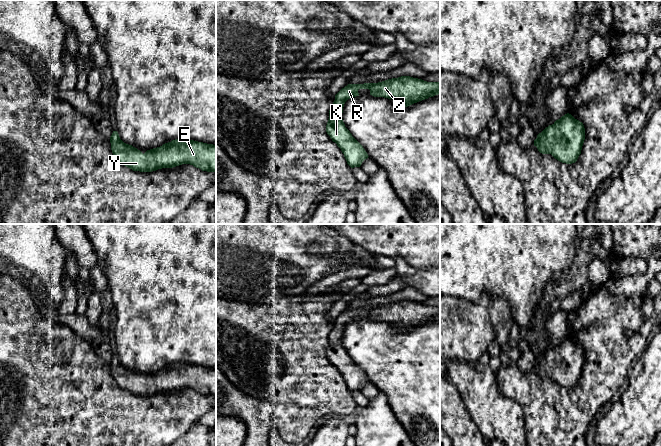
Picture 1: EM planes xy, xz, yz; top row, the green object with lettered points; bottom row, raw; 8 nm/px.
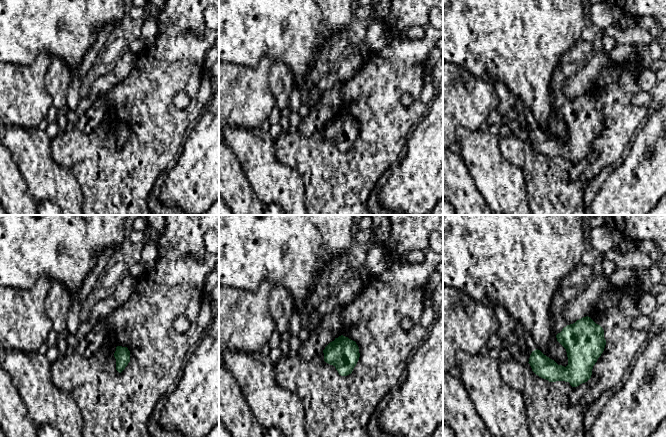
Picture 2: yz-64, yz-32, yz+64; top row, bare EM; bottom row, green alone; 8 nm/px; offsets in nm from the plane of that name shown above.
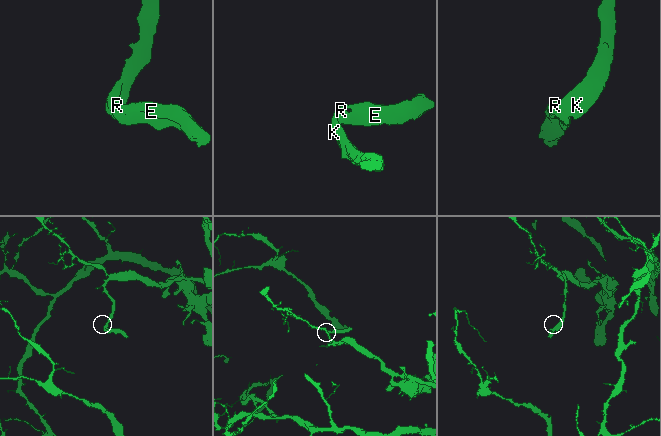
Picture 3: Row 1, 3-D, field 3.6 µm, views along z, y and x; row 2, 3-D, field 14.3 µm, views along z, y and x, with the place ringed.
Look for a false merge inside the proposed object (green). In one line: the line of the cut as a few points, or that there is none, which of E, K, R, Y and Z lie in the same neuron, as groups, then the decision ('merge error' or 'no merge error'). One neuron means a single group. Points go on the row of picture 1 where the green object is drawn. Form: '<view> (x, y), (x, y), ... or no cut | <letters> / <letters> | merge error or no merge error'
no cut | E K R Y Z | no merge error

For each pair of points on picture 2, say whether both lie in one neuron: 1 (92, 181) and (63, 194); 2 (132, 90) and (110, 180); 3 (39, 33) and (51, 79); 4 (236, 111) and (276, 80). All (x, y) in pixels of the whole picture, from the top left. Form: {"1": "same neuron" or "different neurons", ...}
{"1": "different neurons", "2": "same neuron", "3": "different neurons", "4": "different neurons"}

